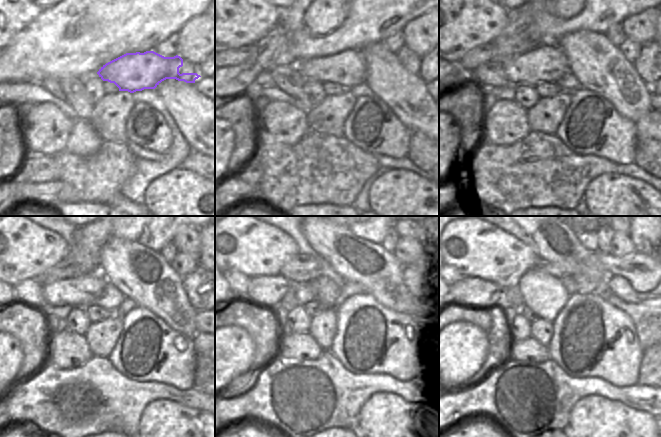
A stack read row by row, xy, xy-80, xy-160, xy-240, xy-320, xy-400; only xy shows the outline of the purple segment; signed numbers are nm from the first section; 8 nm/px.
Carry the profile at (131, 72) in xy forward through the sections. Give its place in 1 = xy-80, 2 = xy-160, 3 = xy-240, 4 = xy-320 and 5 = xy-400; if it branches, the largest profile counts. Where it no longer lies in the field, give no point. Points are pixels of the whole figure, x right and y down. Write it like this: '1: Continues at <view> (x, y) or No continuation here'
1: Continues at xy-80 (347, 68)
2: Continues at xy-160 (546, 63)
3: Continues at xy-240 (83, 291)
4: Continues at xy-320 (267, 290)
5: Continues at xy-400 (474, 291)

